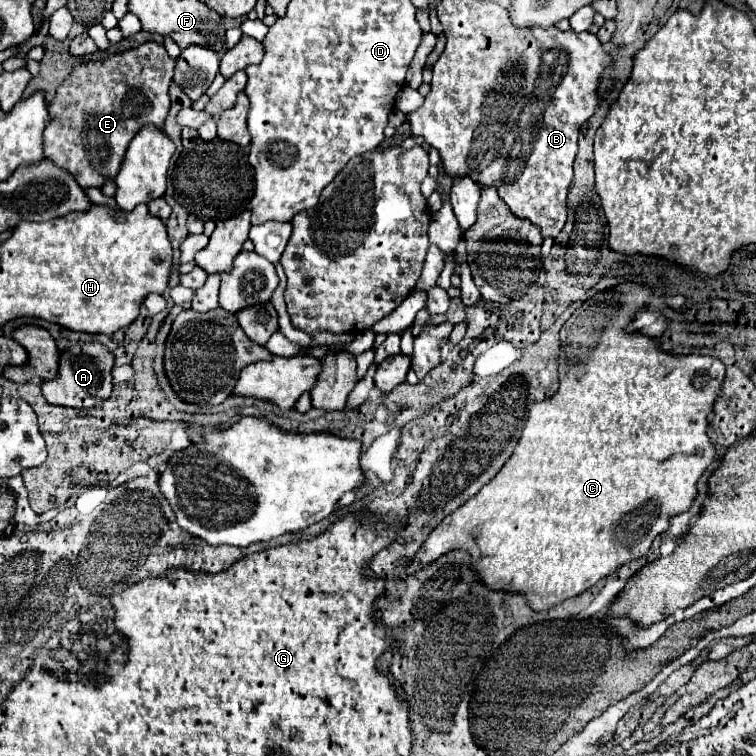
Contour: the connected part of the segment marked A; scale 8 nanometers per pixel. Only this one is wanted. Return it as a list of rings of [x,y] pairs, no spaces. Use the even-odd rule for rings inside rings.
[[[77,342],[59,356],[59,370],[53,380],[41,382],[41,392],[49,404],[59,406],[73,406],[73,408],[89,408],[97,406],[103,398],[111,394],[111,370],[113,370],[115,356],[109,348],[101,342]]]

